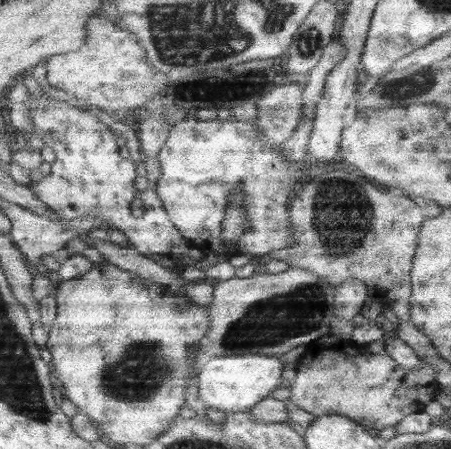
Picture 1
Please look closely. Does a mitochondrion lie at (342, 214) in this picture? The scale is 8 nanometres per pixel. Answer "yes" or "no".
yes

